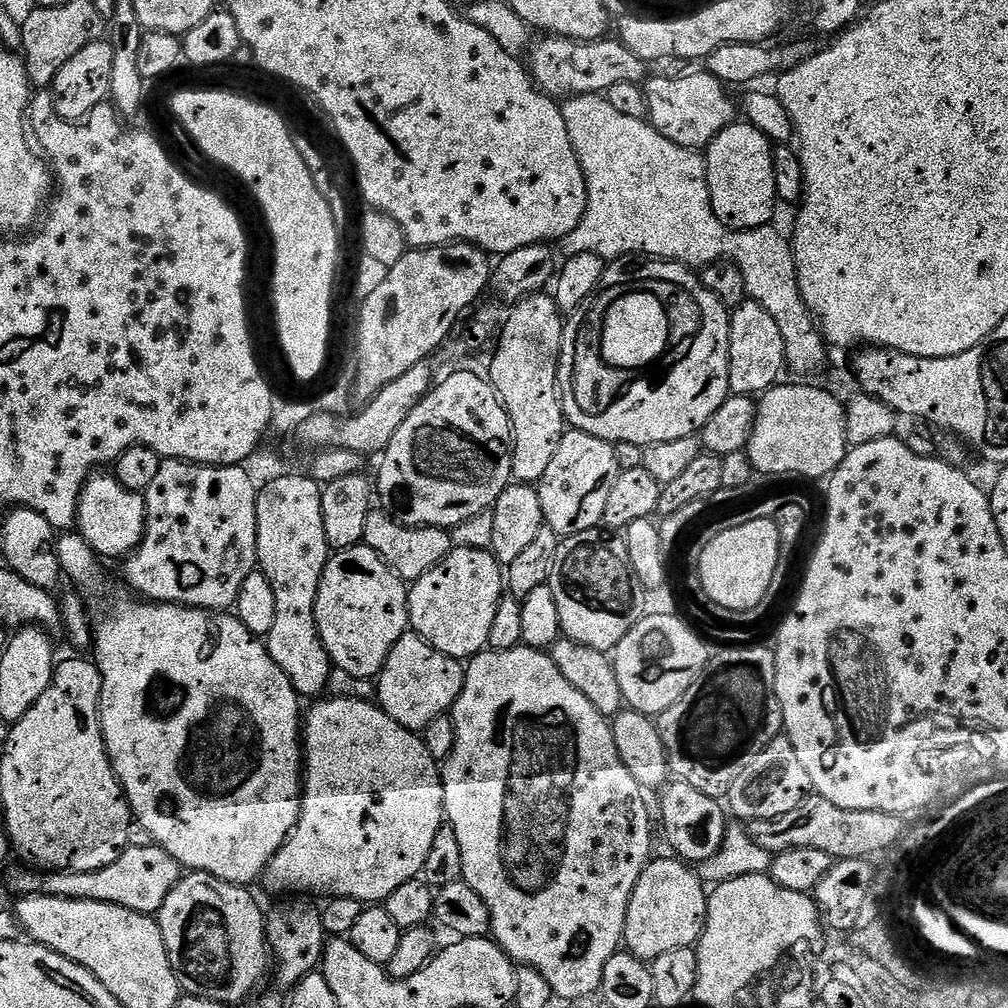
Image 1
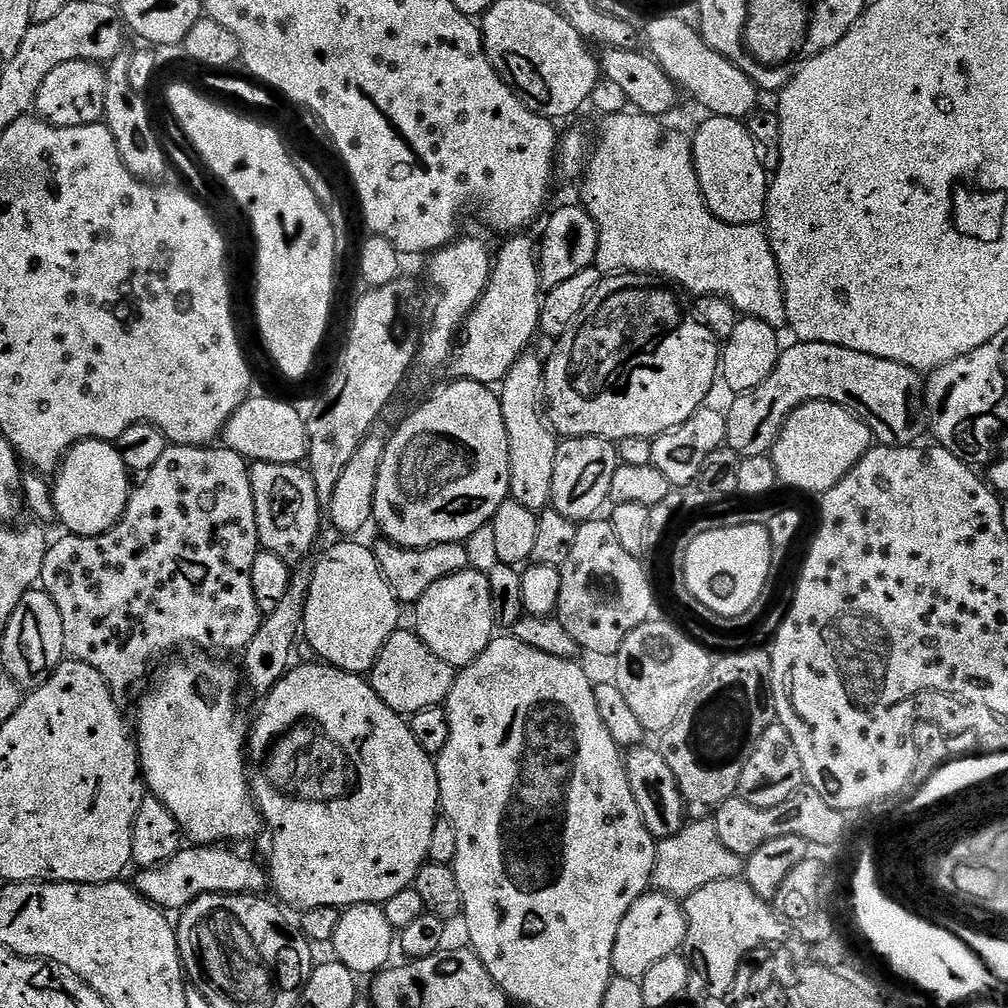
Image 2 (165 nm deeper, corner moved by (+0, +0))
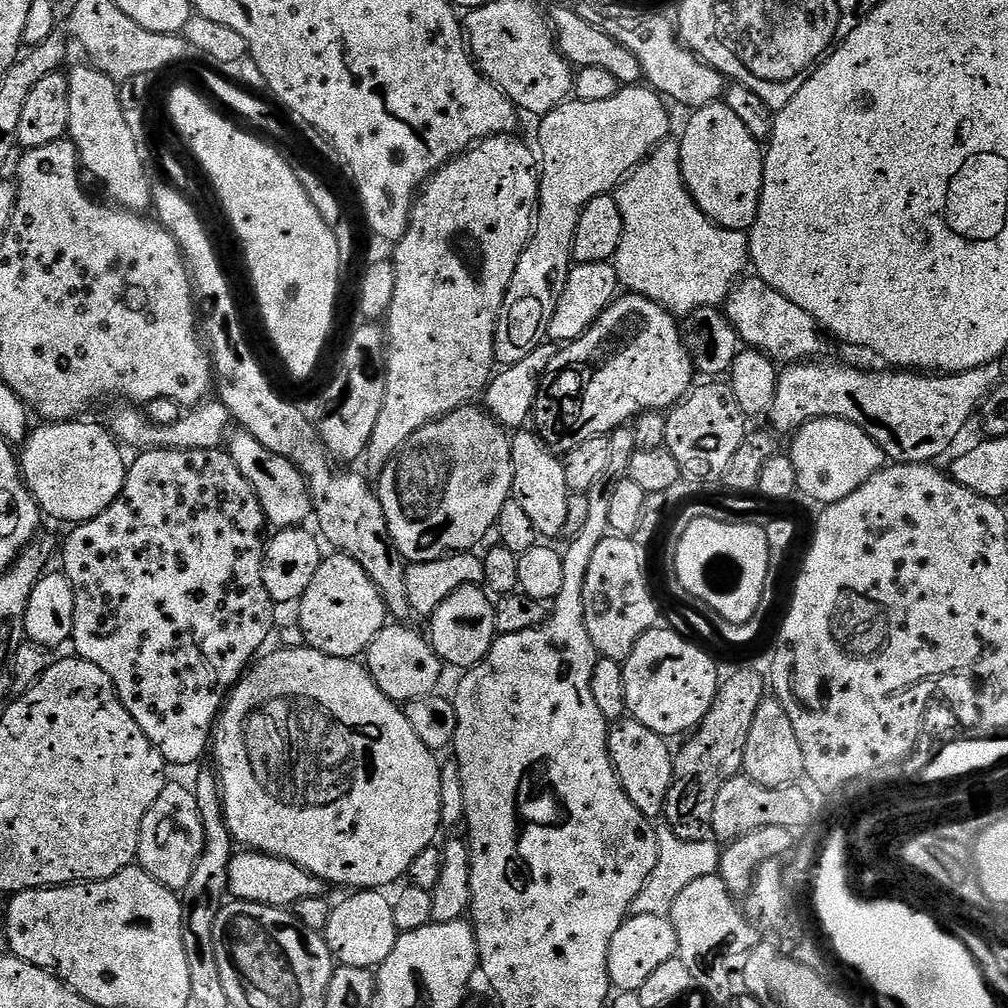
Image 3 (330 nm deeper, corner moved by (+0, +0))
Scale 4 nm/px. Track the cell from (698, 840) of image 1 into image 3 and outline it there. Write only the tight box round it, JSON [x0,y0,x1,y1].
[608,718,673,818]

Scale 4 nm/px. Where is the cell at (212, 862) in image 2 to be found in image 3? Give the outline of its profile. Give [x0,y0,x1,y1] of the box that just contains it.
[228,850,326,910]

